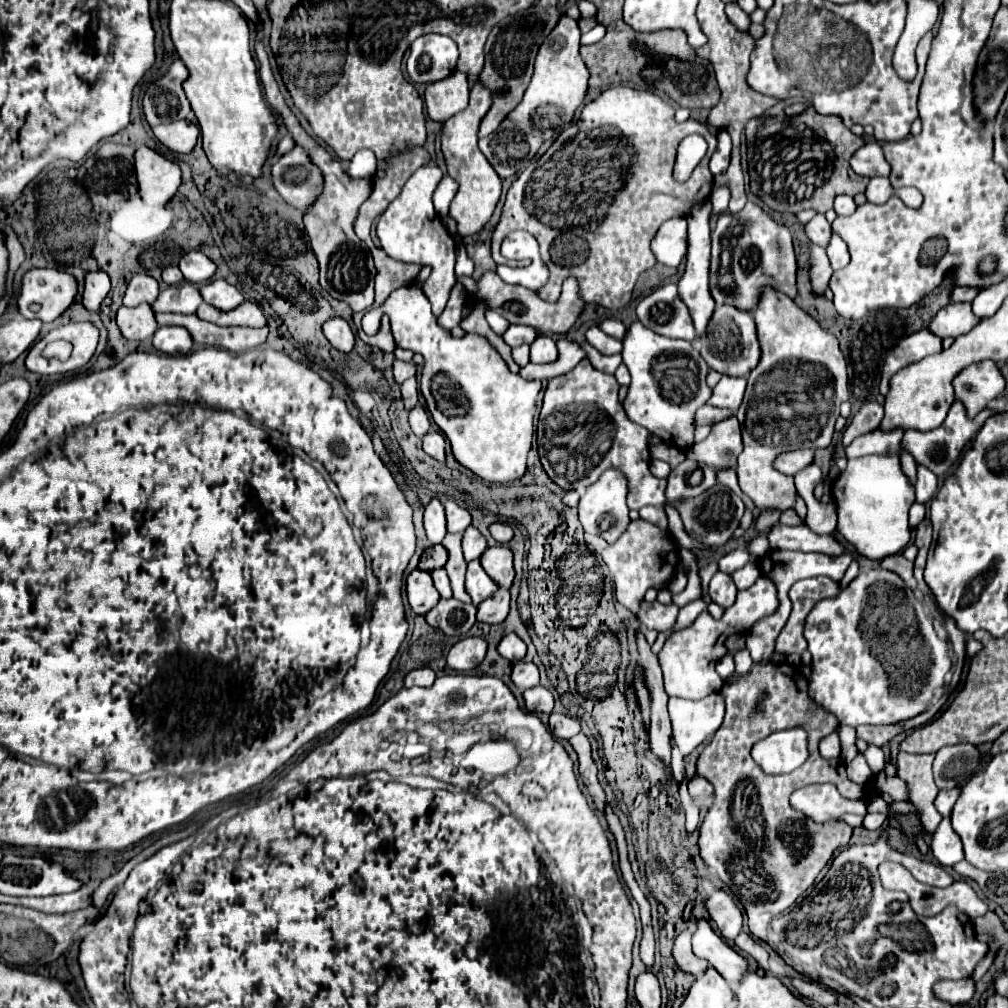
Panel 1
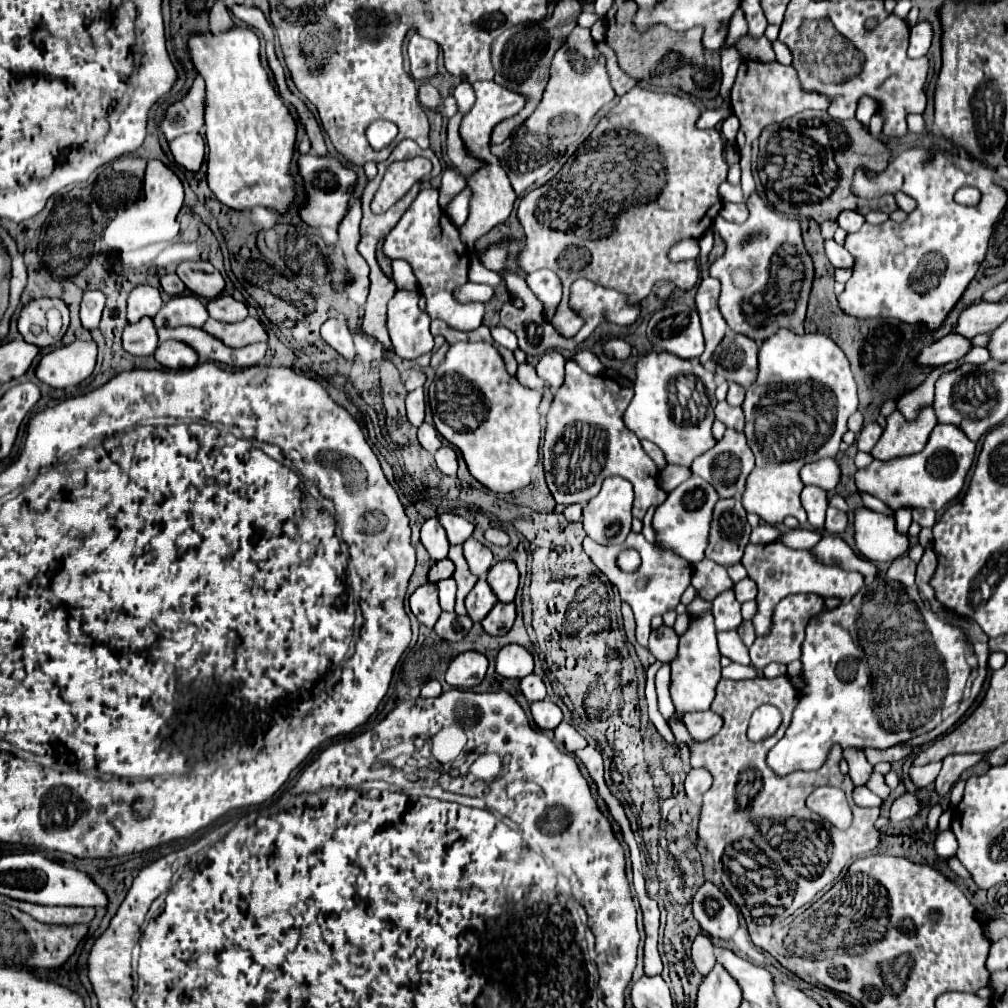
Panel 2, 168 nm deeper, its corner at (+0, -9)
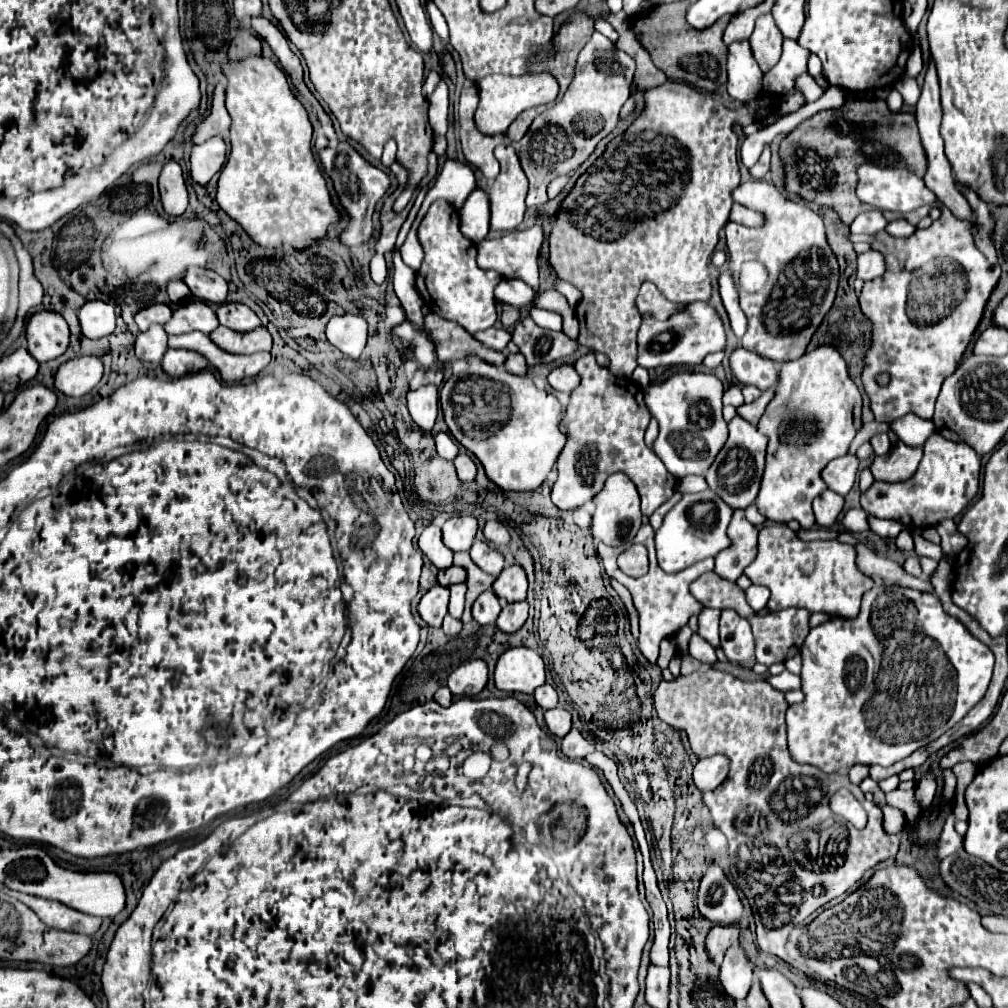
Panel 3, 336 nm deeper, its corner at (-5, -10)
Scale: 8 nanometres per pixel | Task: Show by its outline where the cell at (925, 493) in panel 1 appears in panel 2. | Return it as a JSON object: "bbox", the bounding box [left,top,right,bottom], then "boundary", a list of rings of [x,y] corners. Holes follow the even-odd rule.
{"bbox":[912,509,936,527],"boundary":[[[912,509],[912,515],[920,527],[934,527],[936,523],[936,513],[932,509]]]}

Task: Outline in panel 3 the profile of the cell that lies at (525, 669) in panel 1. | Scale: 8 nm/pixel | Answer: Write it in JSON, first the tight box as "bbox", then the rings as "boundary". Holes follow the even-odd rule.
{"bbox":[533,684,557,710],"boundary":[[[549,684],[539,686],[539,688],[533,692],[533,696],[535,696],[535,702],[537,702],[541,708],[545,708],[545,710],[557,706],[557,692],[555,692],[553,686],[549,686]]]}

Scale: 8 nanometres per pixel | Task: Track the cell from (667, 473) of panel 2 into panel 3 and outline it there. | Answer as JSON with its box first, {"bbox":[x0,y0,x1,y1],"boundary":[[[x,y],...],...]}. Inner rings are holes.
{"bbox":[677,476,707,492],"boundary":[[[685,476],[677,482],[677,492],[701,492],[707,488],[707,482],[703,476]]]}

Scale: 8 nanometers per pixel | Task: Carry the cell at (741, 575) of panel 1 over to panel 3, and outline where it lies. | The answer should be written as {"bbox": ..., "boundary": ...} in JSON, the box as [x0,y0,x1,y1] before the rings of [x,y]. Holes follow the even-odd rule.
{"bbox":[745,586,769,610],"boundary":[[[751,586],[745,590],[745,596],[753,610],[763,610],[767,604],[767,598],[769,598],[769,590],[763,586]]]}

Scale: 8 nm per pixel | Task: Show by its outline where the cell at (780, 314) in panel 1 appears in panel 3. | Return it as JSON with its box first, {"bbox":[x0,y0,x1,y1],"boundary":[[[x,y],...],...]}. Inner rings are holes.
{"bbox":[755,344,863,528],"boundary":[[[823,344],[779,366],[775,396],[757,424],[757,430],[767,436],[769,444],[755,506],[767,520],[797,520],[801,528],[815,526],[811,502],[827,488],[819,472],[829,460],[847,454],[851,440],[861,428],[861,406],[863,396],[849,376],[847,362],[831,344]]]}

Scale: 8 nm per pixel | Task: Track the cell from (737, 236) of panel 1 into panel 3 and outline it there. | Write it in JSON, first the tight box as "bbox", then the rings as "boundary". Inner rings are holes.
{"bbox":[725,180,839,362],"boundary":[[[765,180],[739,184],[733,190],[733,200],[761,212],[765,224],[759,228],[745,228],[739,224],[725,226],[725,230],[733,230],[729,270],[735,276],[745,260],[757,260],[763,262],[769,272],[769,282],[763,290],[755,294],[741,292],[739,304],[747,316],[747,332],[741,338],[741,344],[775,362],[795,360],[807,350],[813,332],[831,310],[839,282],[839,266],[825,242],[823,220],[806,203],[791,200]]]}

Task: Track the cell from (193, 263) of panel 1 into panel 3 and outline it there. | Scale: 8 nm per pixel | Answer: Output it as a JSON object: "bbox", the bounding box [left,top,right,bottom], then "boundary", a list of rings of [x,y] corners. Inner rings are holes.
{"bbox":[183,266,227,306],"boundary":[[[189,266],[183,280],[189,286],[189,290],[193,292],[193,296],[197,296],[199,300],[205,300],[209,304],[219,306],[227,298],[227,294],[225,294],[225,284],[227,282],[225,282],[225,278],[221,278],[213,270]]]}

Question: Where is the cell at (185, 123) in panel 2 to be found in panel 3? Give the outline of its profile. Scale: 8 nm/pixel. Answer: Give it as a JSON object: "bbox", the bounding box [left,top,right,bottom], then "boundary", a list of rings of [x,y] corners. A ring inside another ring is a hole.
{"bbox":[193,84,229,144],"boundary":[[[217,84],[213,90],[213,104],[209,114],[195,124],[193,144],[205,142],[213,136],[223,136],[229,130],[229,114],[225,110],[225,86]]]}

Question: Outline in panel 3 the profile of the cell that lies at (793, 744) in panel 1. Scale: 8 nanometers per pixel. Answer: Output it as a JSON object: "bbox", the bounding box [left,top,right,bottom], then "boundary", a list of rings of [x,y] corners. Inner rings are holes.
{"bbox":[787,586,993,774],"boundary":[[[873,586],[863,596],[861,612],[855,618],[829,618],[811,628],[801,656],[805,700],[787,710],[789,754],[795,762],[815,766],[827,774],[847,770],[853,764],[889,766],[937,740],[983,698],[993,672],[993,652],[949,616],[935,594],[903,586]]]}

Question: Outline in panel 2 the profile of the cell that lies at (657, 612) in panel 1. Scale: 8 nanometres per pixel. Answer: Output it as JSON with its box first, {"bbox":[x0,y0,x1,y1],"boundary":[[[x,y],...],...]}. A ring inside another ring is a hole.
{"bbox":[648,625,678,663],"boundary":[[[662,625],[658,631],[652,631],[648,649],[662,663],[674,661],[674,657],[678,653],[678,635],[676,635],[676,631],[672,627],[666,627],[666,625]]]}

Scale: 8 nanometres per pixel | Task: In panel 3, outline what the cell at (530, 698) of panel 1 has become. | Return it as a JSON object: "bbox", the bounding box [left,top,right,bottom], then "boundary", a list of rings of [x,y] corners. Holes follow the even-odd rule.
{"bbox":[545,708,571,738],"boundary":[[[563,708],[545,710],[545,722],[547,722],[549,732],[557,738],[563,738],[571,730],[571,714]]]}

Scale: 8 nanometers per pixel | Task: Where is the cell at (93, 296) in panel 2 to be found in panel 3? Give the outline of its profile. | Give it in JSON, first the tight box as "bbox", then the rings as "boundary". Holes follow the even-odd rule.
{"bbox":[79,300,115,338],"boundary":[[[87,300],[79,310],[79,322],[87,338],[109,336],[115,328],[113,306],[103,300]]]}

